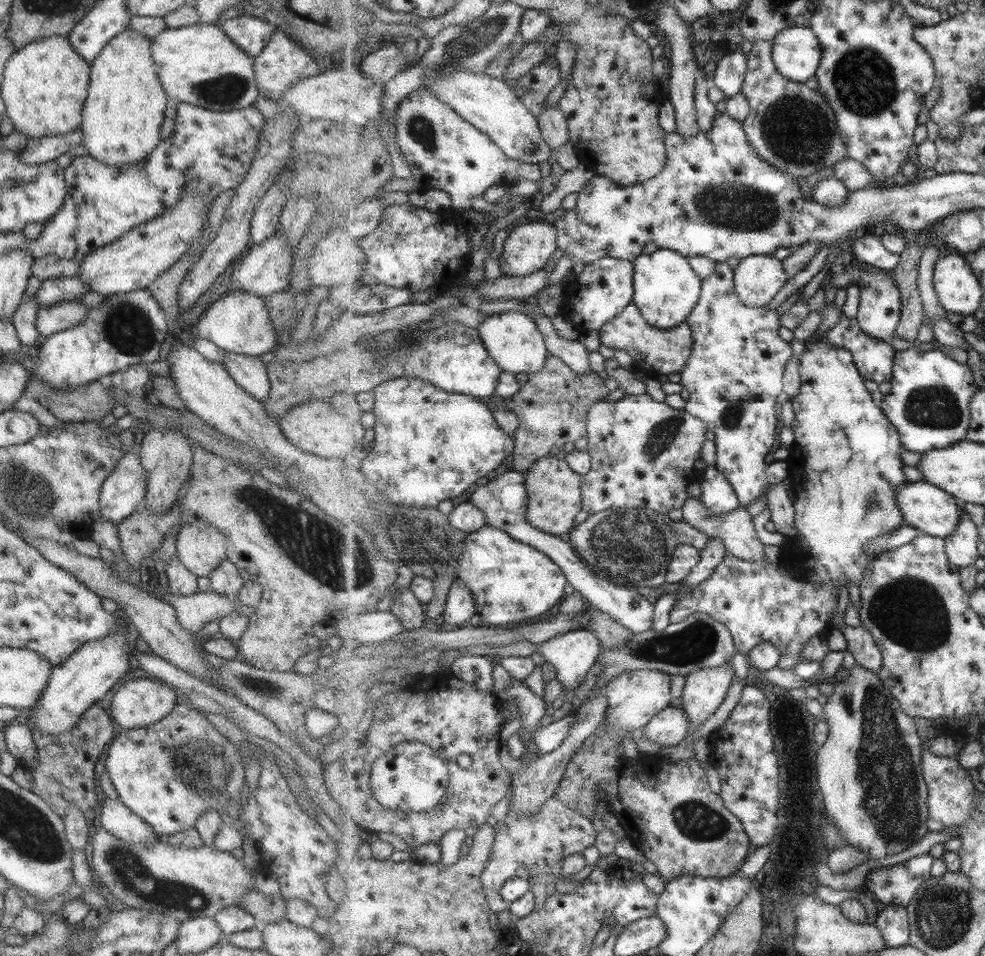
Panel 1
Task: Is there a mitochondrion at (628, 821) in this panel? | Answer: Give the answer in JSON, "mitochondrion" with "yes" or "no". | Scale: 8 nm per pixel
{"mitochondrion":"no"}

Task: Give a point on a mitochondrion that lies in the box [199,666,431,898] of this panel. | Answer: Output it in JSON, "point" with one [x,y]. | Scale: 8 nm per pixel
{"point":[247,682]}

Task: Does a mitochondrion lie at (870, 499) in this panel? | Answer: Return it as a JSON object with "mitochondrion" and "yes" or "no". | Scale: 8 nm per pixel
{"mitochondrion":"yes"}

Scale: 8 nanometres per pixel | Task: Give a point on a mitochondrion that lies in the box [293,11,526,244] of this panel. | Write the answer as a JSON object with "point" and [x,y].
{"point":[479,37]}

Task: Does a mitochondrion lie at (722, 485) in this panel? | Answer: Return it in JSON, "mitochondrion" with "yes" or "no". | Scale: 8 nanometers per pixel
{"mitochondrion":"no"}

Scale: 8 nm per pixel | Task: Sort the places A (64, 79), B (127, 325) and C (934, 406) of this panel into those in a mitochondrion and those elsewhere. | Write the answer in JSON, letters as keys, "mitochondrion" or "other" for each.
{"A":"other","B":"mitochondrion","C":"mitochondrion"}

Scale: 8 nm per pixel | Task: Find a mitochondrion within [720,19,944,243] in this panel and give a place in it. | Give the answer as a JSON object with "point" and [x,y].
{"point":[797,130]}

